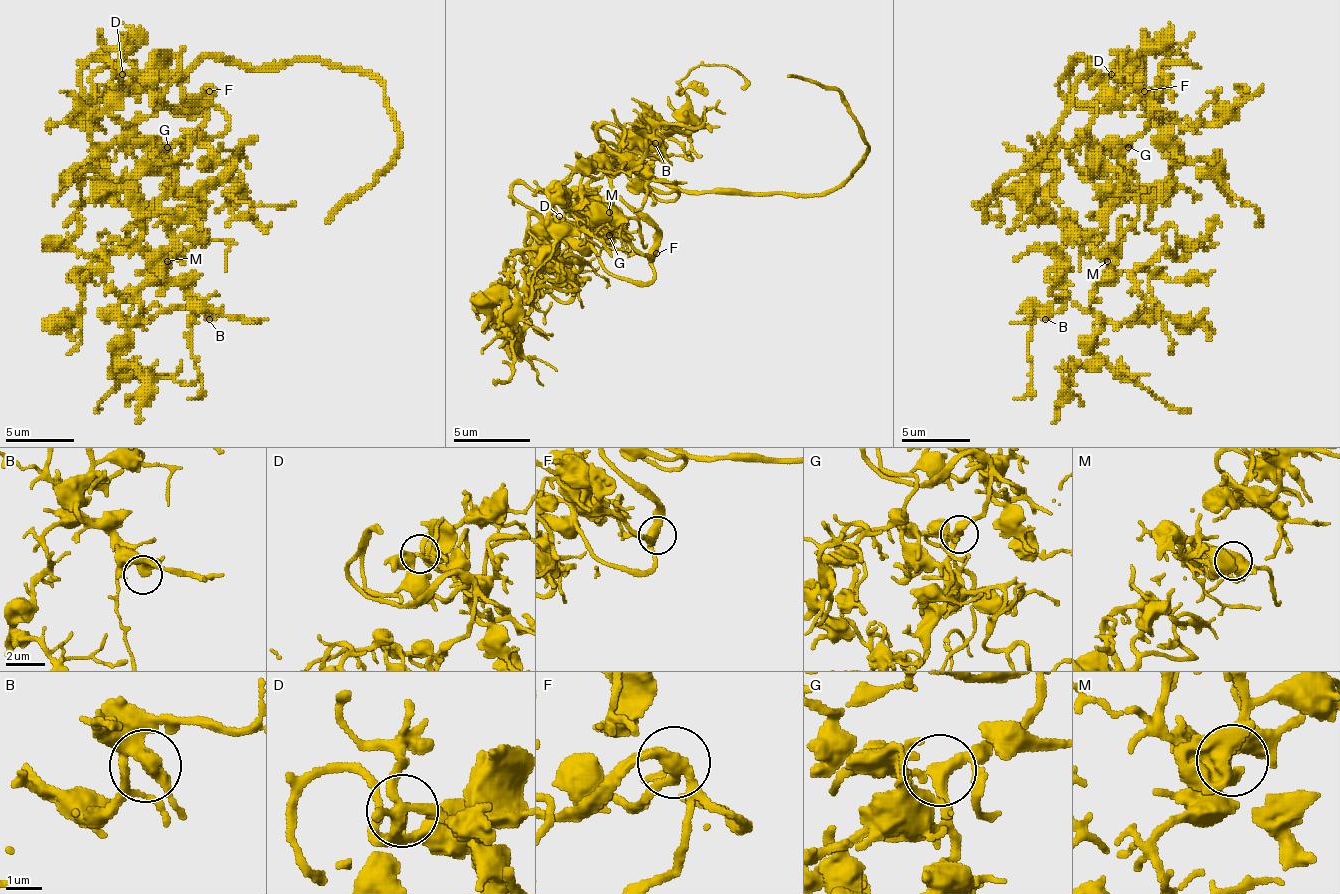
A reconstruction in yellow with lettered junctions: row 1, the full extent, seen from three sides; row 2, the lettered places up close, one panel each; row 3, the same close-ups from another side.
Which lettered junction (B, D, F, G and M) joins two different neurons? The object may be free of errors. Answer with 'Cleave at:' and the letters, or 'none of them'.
Cleave at: none of them

